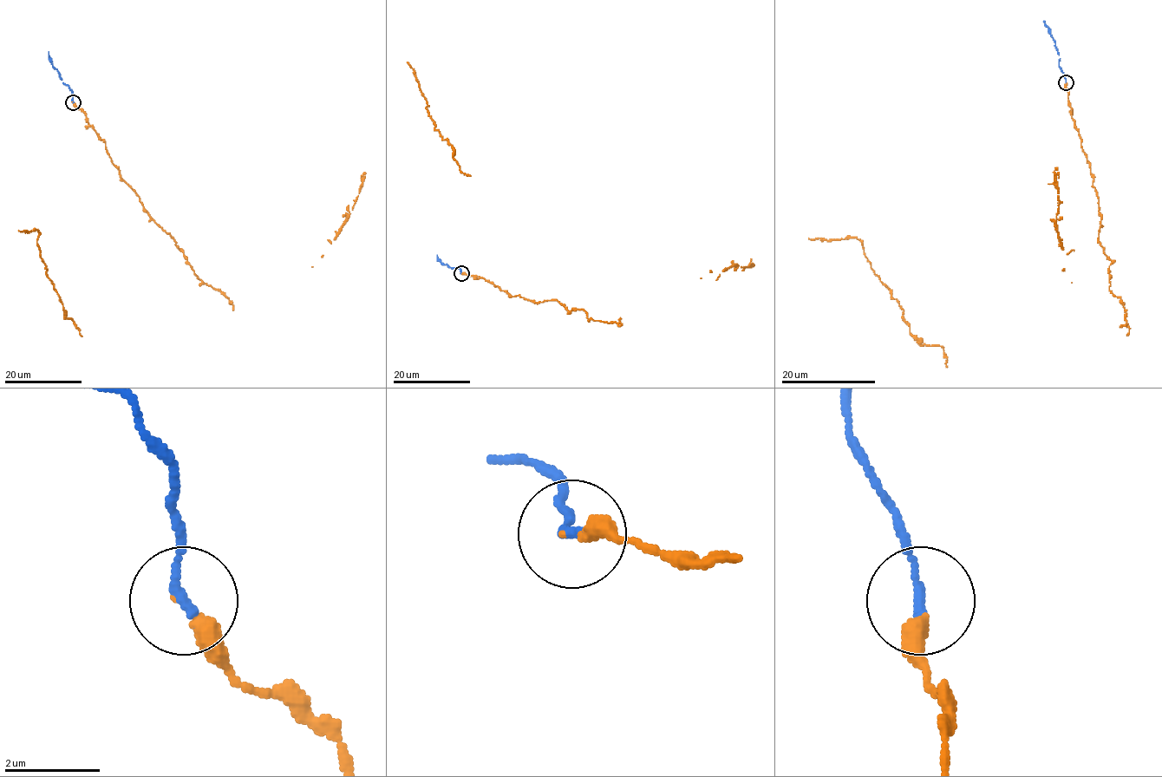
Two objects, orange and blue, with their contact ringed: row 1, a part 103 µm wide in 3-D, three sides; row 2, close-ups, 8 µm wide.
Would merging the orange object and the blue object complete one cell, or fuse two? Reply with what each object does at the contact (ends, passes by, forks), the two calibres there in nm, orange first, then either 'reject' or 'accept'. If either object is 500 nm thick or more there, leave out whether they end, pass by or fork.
orange ends | blue ends | 240/200 nm | accept

